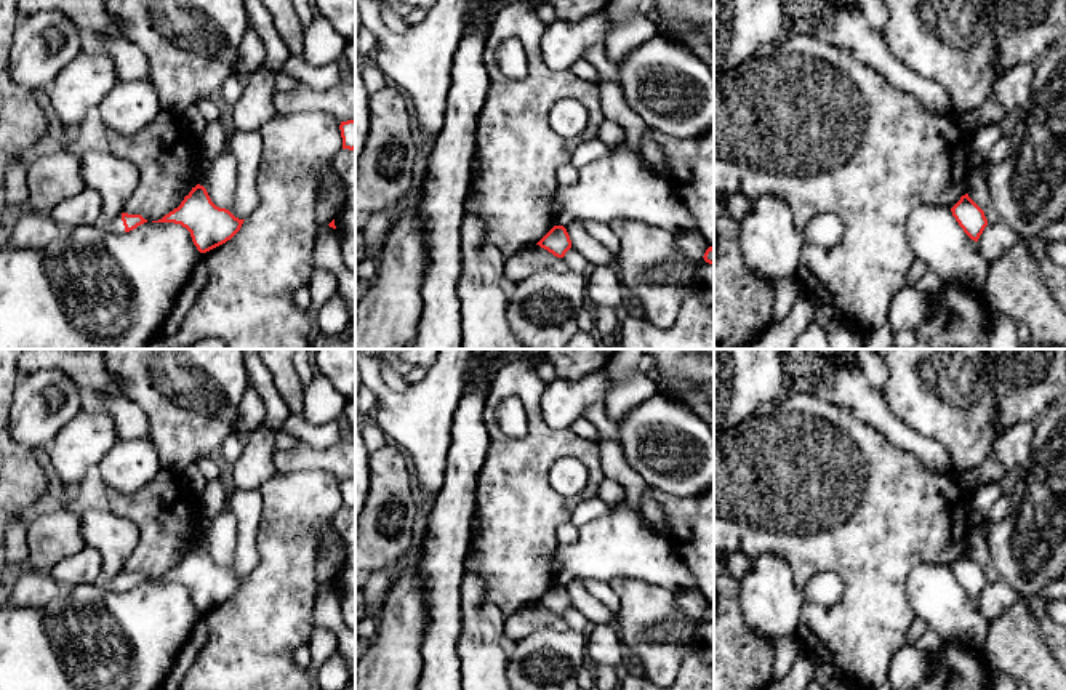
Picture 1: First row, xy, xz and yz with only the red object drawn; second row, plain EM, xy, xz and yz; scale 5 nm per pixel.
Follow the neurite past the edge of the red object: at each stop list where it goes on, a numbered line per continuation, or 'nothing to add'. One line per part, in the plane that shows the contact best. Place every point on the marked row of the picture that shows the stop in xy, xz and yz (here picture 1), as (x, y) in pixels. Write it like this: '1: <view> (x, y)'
1: xy (116, 226)

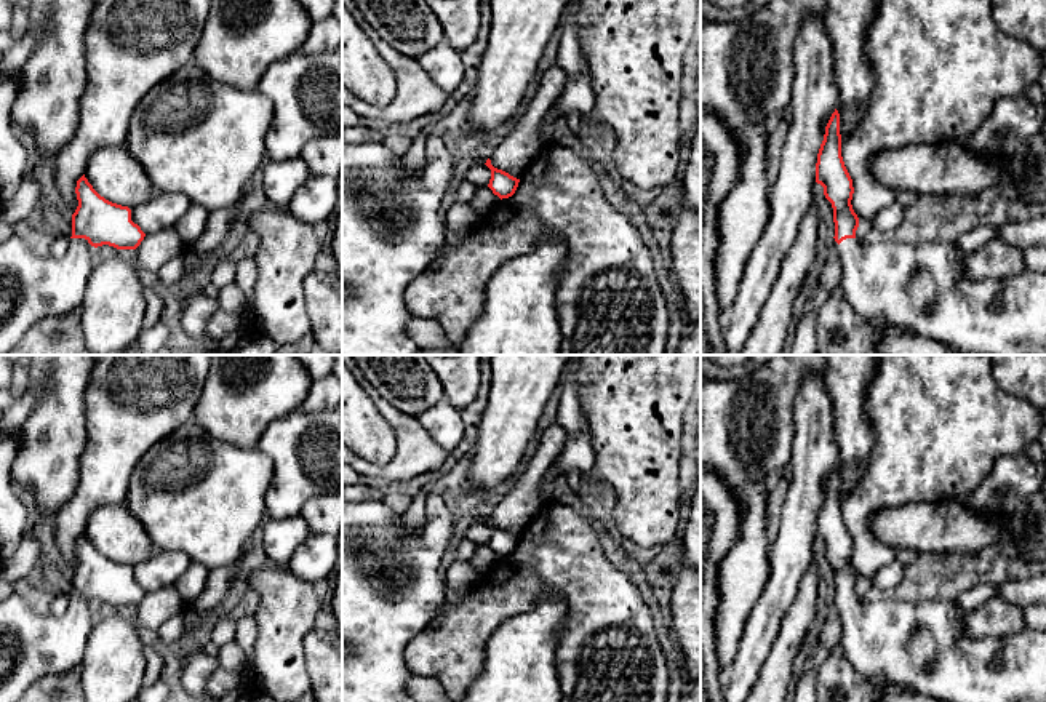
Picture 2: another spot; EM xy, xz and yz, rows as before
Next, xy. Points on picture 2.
1: xy (31, 288)

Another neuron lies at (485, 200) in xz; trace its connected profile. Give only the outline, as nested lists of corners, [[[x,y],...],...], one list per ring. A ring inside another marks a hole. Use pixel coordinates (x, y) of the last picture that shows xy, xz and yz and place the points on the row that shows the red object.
[[[480,185],[473,200],[470,201],[477,213],[483,217],[488,211],[491,211],[501,198],[493,193],[488,185]]]

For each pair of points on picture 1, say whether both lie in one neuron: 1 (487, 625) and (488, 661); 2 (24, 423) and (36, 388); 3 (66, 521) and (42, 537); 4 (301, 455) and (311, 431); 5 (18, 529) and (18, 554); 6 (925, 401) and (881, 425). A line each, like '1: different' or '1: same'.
1: same
2: same
3: same
4: different
5: same
6: different

